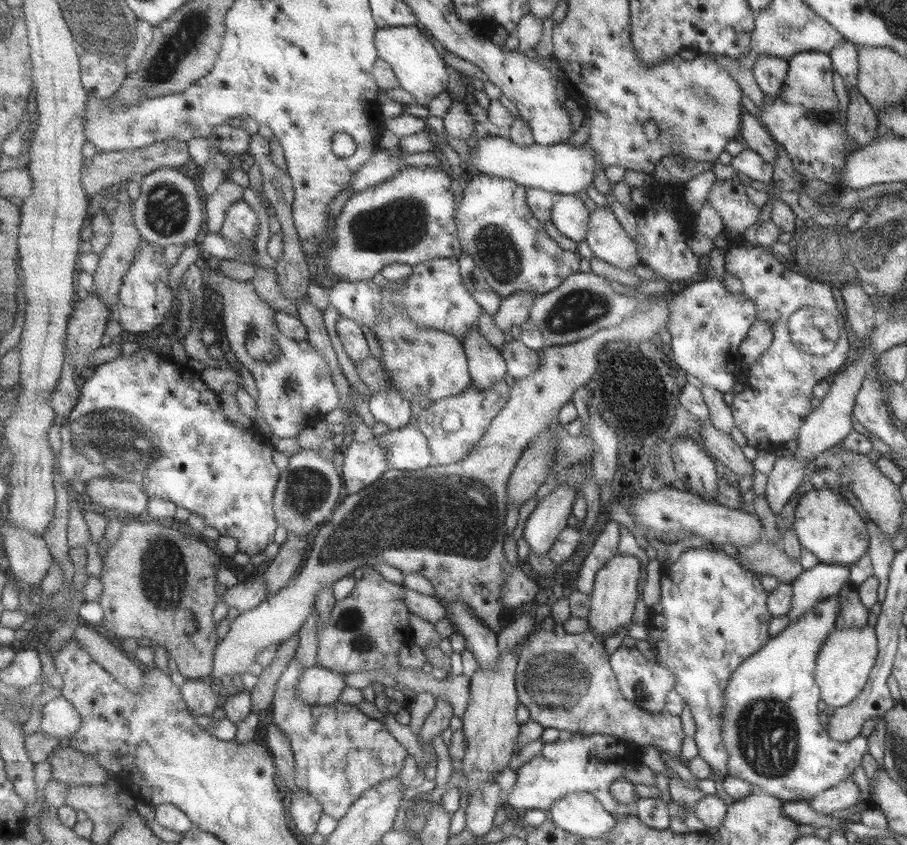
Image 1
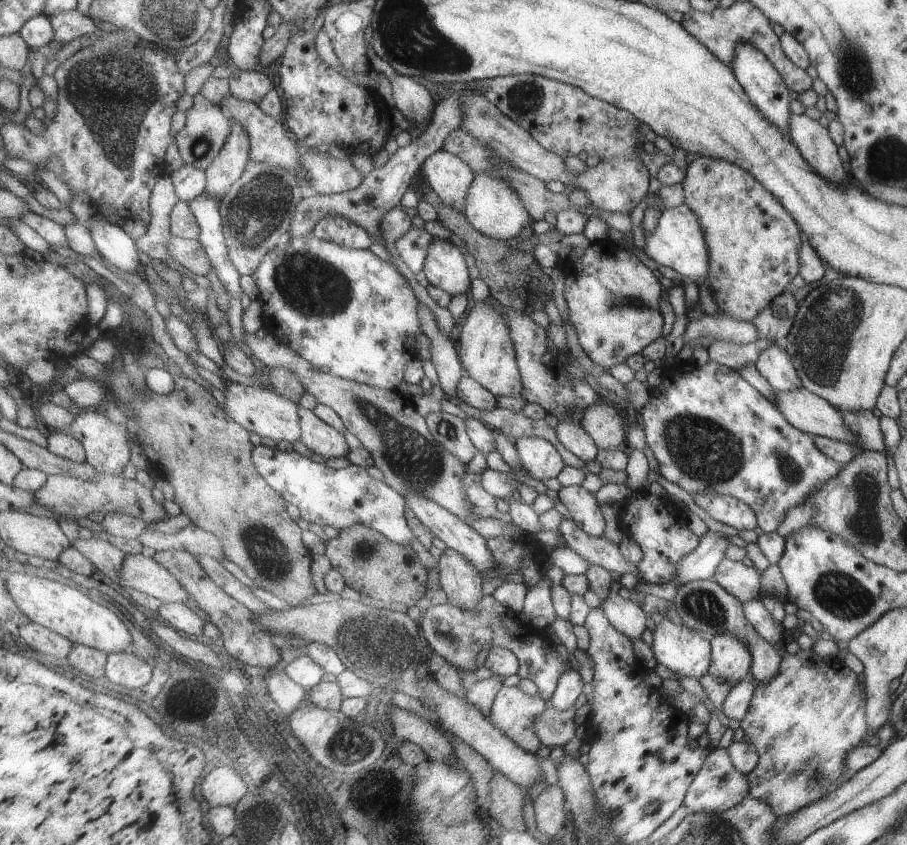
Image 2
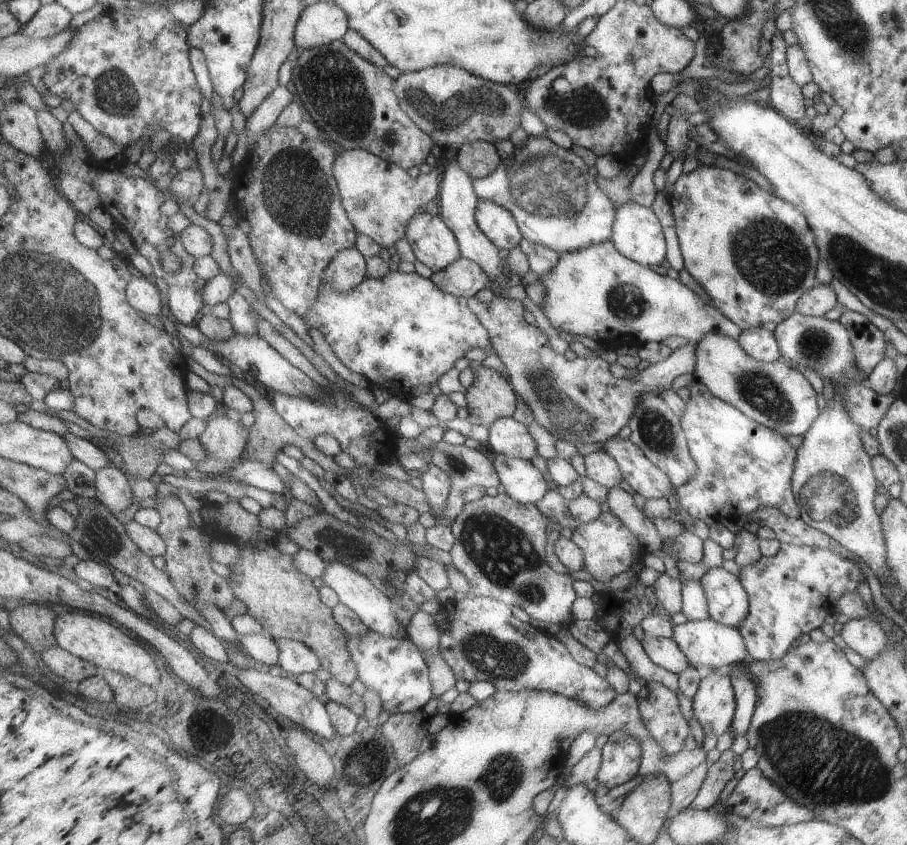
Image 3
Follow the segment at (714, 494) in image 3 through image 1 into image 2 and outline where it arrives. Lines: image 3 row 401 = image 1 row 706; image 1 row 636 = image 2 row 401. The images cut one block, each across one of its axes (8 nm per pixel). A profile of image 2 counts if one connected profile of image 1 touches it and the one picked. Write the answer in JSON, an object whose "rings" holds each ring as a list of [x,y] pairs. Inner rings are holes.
{"rings":[[[693,358],[687,360],[674,360],[673,364],[668,364],[660,374],[660,384],[656,387],[648,387],[649,398],[645,401],[639,414],[643,421],[644,439],[658,462],[660,475],[670,483],[676,484],[679,488],[686,490],[690,495],[693,493],[717,493],[718,495],[729,495],[747,504],[753,511],[756,518],[756,526],[763,533],[775,533],[781,521],[785,518],[786,512],[793,507],[798,507],[803,503],[820,483],[827,479],[835,478],[840,473],[842,464],[827,458],[813,444],[812,435],[797,430],[791,426],[786,418],[776,409],[776,406],[767,400],[758,390],[755,390],[748,382],[745,382],[736,370],[731,370],[726,366],[707,361],[702,366],[695,364]]]}

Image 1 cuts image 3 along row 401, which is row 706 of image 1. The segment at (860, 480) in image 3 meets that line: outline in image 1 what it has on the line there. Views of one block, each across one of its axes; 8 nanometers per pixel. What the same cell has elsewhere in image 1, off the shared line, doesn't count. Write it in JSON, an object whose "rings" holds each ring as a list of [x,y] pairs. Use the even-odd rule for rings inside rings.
{"rings":[[[863,625],[861,629],[835,627],[829,631],[821,641],[813,667],[814,681],[820,690],[820,700],[833,708],[849,704],[865,686],[876,656],[877,641],[873,627],[868,625]]]}

